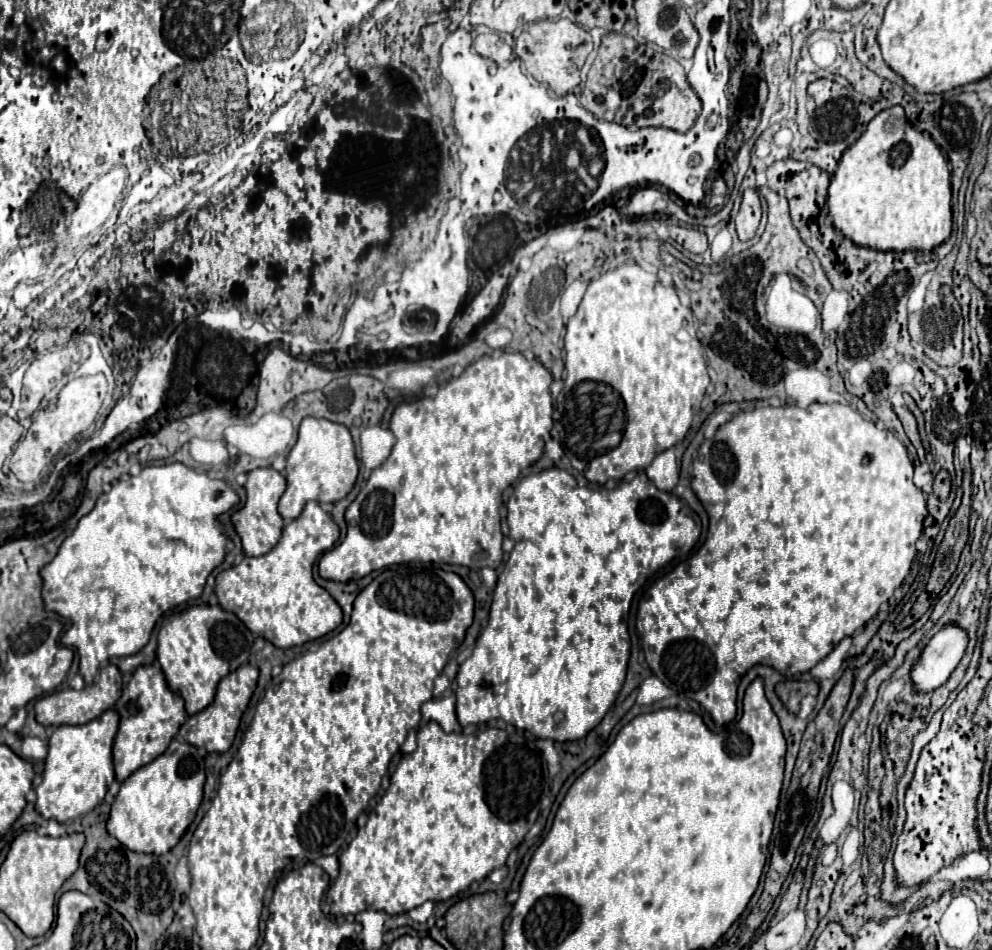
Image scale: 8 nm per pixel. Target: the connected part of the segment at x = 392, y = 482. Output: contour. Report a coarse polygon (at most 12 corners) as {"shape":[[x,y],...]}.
{"shape":[[482,356],[400,404],[318,572],[502,564],[552,374]]}

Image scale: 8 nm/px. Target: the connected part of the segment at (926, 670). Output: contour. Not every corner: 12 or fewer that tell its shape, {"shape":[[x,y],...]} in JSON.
{"shape":[[956,622],[932,636],[912,682],[920,692],[942,686],[968,646]]}

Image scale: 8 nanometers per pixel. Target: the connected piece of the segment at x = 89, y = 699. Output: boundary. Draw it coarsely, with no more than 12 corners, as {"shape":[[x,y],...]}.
{"shape":[[114,664],[92,686],[36,700],[42,726],[86,724],[112,708],[122,692]]}

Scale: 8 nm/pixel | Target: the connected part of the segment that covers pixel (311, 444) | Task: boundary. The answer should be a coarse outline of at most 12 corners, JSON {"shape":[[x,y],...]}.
{"shape":[[304,418],[288,454],[284,522],[338,502],[358,460],[344,424]]}

